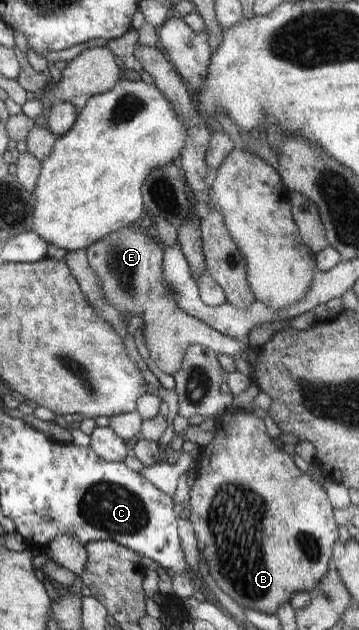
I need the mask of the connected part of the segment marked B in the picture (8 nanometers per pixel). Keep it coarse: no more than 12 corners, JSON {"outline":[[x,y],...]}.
{"outline":[[223,411],[189,487],[199,558],[276,614],[331,567],[333,506]]}

